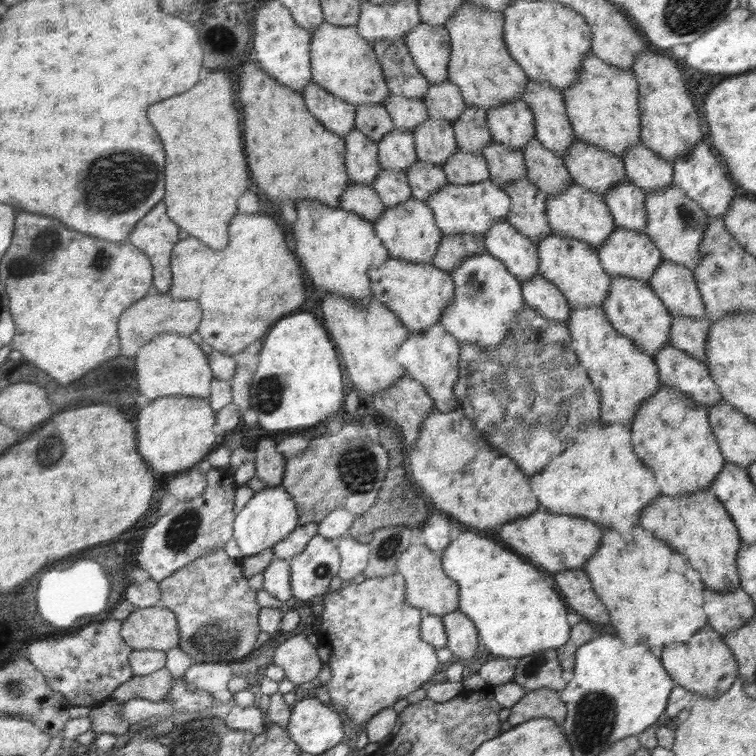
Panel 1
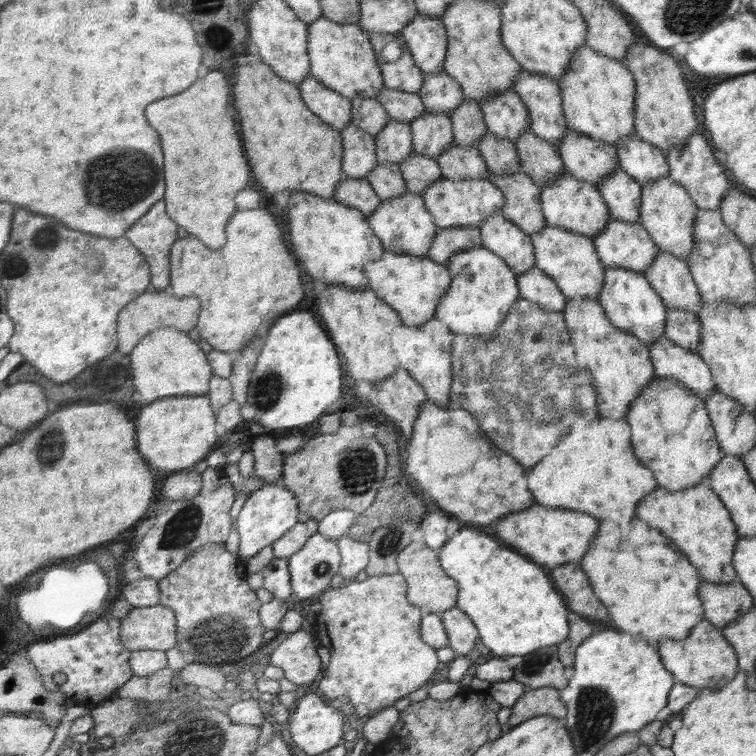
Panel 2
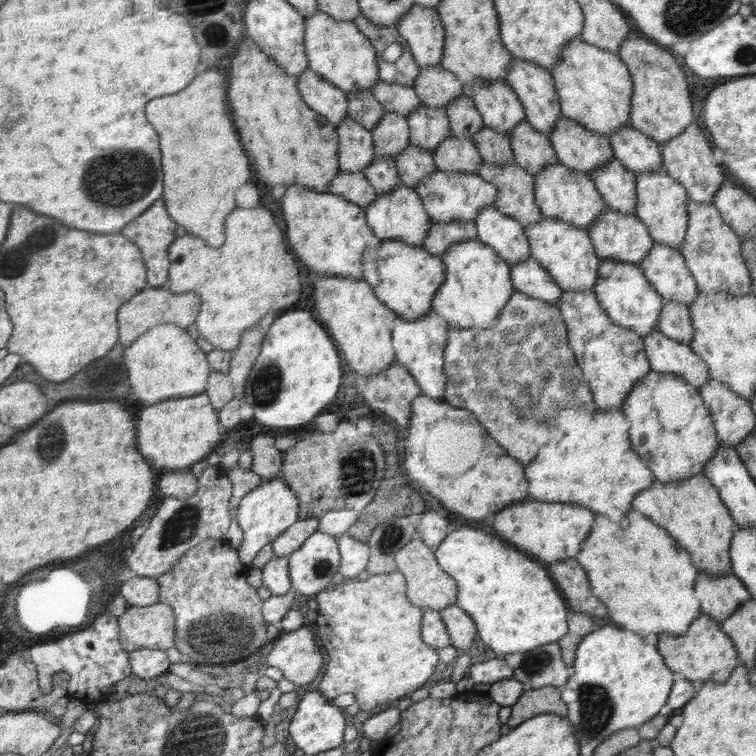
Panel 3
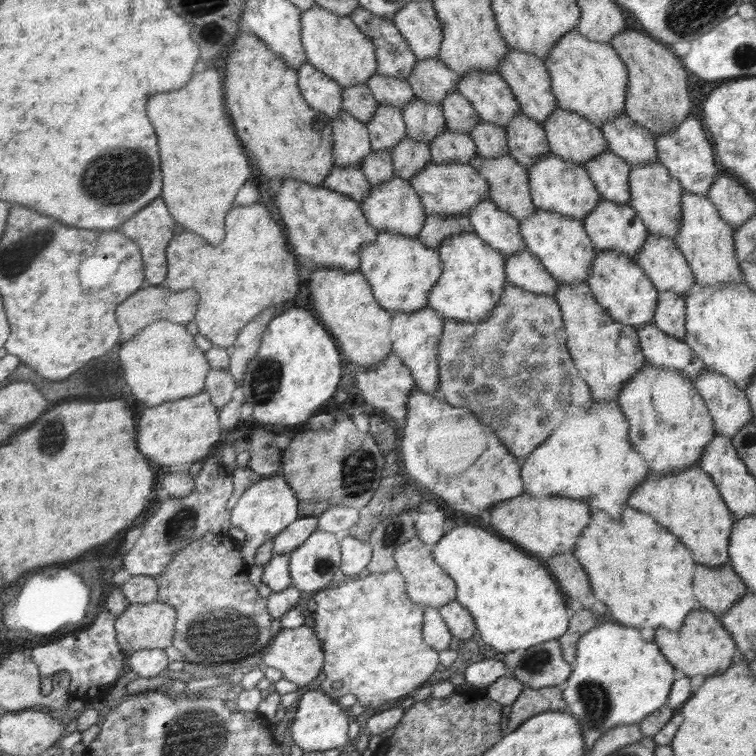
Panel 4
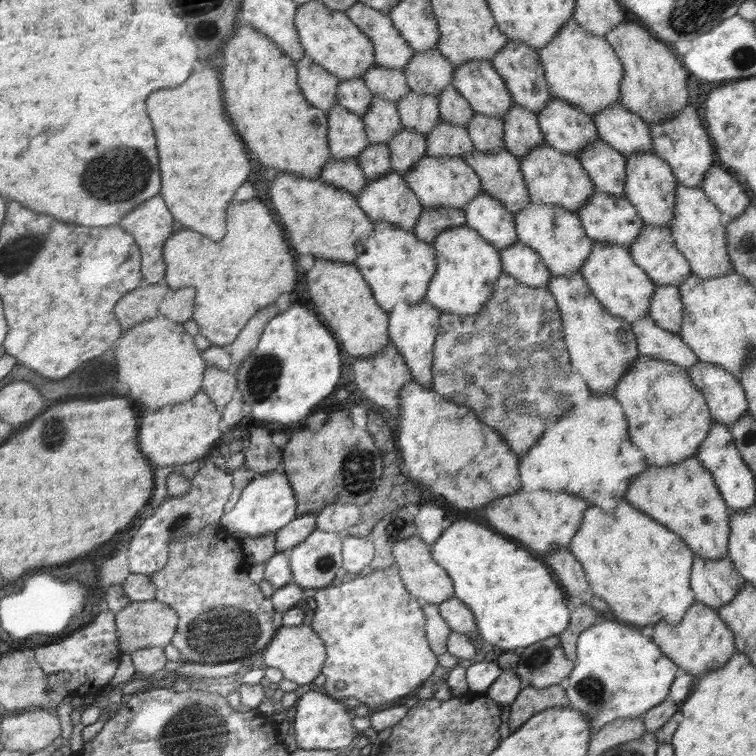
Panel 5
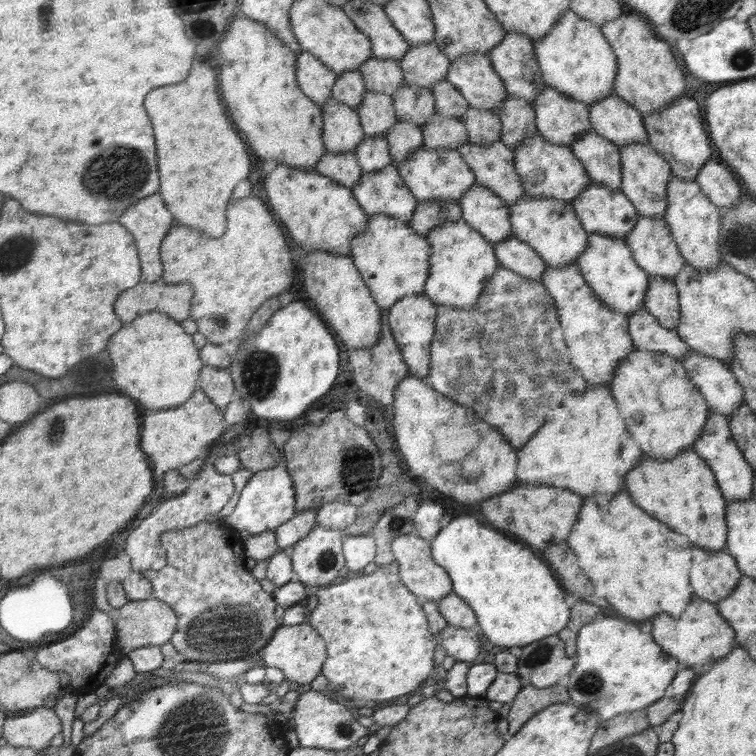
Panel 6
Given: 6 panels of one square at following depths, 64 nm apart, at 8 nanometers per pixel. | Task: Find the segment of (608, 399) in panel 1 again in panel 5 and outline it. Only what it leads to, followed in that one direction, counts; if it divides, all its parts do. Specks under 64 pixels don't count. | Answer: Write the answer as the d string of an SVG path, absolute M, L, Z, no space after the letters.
M580 273L552 275L547 290L554 295L563 313L563 331L574 371L582 376L593 393L614 395L619 380L634 367L640 356L631 323L609 313Z

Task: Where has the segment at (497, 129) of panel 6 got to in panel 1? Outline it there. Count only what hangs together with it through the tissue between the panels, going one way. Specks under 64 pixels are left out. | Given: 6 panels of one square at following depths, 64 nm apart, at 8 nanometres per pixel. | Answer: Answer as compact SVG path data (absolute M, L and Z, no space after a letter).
M492 141L482 148L481 153L489 164L491 181L500 188L506 183L527 178L526 160L520 151Z

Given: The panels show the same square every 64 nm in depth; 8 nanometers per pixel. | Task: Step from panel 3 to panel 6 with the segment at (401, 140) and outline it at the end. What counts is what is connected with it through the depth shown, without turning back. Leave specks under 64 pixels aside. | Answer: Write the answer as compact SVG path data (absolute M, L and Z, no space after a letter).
M366 91L356 111L367 138L386 139L385 132L398 121L391 96L376 91Z

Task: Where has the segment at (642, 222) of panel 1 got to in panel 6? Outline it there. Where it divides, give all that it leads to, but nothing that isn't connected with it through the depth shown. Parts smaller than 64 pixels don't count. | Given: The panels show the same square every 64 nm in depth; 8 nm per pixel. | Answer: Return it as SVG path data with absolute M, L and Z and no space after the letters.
M592 130L579 140L571 152L583 161L591 180L613 191L622 186L623 169L620 148Z

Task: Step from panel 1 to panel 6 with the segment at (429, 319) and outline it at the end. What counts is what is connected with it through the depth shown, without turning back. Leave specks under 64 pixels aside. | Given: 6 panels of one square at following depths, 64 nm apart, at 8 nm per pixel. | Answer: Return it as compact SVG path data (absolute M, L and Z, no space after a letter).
M370 214L366 230L352 240L350 257L379 306L389 309L405 296L424 293L431 254L427 237L420 236L408 223L388 215Z

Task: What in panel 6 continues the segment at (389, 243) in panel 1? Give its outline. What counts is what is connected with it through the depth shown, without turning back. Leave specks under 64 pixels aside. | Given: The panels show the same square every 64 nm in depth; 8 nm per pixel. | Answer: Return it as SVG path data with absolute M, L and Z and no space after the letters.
M394 164L379 171L363 171L360 184L351 191L358 203L372 215L388 215L408 223L418 208L418 198L407 187Z

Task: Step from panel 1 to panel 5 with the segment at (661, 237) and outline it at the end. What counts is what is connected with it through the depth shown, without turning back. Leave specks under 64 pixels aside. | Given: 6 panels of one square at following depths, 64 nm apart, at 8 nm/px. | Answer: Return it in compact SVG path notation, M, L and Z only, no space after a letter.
M654 153L628 155L626 157L627 178L625 197L635 205L639 215L648 225L654 225L658 228L671 228L675 188L678 186L678 178L672 172L671 165Z

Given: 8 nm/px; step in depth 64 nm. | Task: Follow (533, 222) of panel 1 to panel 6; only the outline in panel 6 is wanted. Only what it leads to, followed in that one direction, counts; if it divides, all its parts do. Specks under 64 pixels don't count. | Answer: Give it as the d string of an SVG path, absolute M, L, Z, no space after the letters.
M501 141L490 146L469 142L457 152L473 169L479 185L503 197L508 206L515 205L526 195L523 181L516 171L514 150Z

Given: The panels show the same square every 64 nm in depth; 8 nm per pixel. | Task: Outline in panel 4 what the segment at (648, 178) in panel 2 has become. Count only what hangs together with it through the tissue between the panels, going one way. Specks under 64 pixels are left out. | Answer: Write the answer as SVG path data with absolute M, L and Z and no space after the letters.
M626 113L601 126L612 153L631 166L658 162L658 140L655 134L633 121Z

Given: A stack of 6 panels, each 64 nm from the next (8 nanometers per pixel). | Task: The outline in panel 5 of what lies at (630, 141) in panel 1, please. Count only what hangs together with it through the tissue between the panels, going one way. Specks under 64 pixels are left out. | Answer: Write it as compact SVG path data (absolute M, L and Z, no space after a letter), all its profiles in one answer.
M574 18L538 53L546 70L550 91L560 100L580 107L591 118L603 108L620 103L620 81L624 78L620 58L604 37L592 36L580 28Z

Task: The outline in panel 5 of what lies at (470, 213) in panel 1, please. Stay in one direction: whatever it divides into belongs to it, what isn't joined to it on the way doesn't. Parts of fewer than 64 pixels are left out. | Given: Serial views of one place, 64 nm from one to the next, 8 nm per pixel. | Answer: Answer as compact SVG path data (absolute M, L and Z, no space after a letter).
M426 154L418 159L402 177L422 202L424 209L436 207L463 209L476 195L484 192L478 173L460 156L430 156Z

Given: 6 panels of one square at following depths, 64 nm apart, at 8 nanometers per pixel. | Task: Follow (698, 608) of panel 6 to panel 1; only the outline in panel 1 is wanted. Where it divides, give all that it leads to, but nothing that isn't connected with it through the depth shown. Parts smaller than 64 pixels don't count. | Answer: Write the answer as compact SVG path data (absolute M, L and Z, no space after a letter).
M707 624L691 640L686 643L668 644L662 652L664 668L676 681L678 686L697 692L700 697L706 695L711 699L726 694L738 678L739 664L736 664L731 647L723 640L723 636Z

